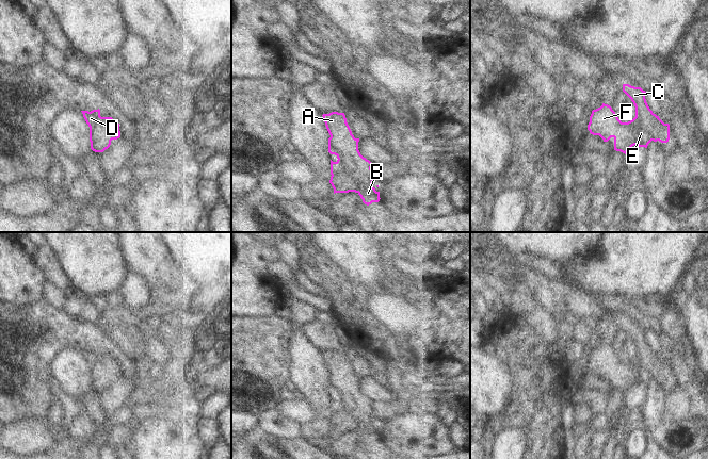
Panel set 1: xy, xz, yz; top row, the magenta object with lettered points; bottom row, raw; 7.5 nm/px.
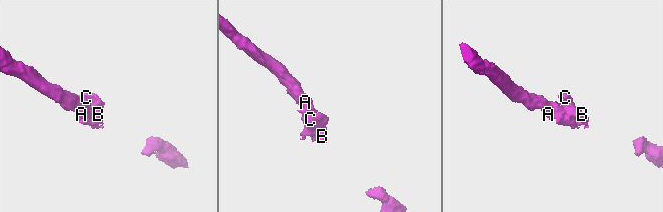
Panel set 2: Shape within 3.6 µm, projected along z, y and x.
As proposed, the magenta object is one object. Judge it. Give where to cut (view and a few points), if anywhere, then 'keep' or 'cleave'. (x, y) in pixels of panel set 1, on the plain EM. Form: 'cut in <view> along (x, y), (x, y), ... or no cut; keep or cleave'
no cut; keep

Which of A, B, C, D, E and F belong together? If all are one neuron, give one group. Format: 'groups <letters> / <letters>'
groups A B C D E F

